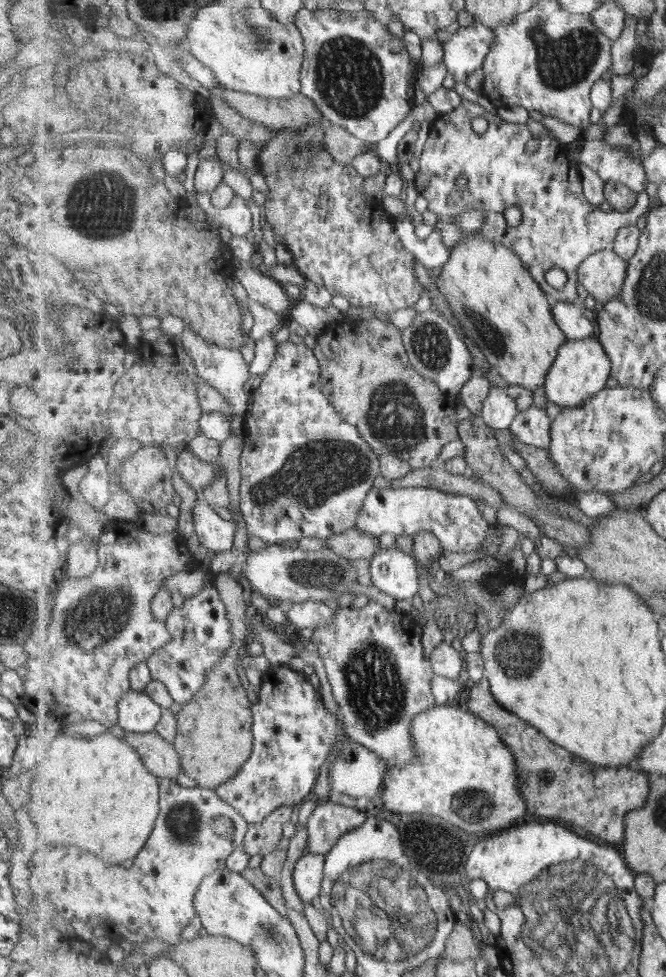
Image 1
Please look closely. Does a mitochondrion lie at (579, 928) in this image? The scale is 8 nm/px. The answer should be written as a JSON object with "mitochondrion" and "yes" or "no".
{"mitochondrion":"yes"}

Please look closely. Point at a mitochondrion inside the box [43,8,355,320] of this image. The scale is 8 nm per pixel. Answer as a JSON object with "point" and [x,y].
{"point":[296,159]}

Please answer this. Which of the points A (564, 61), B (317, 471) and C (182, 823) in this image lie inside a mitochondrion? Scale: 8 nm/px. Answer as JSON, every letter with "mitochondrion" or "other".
{"A":"mitochondrion","B":"mitochondrion","C":"mitochondrion"}

